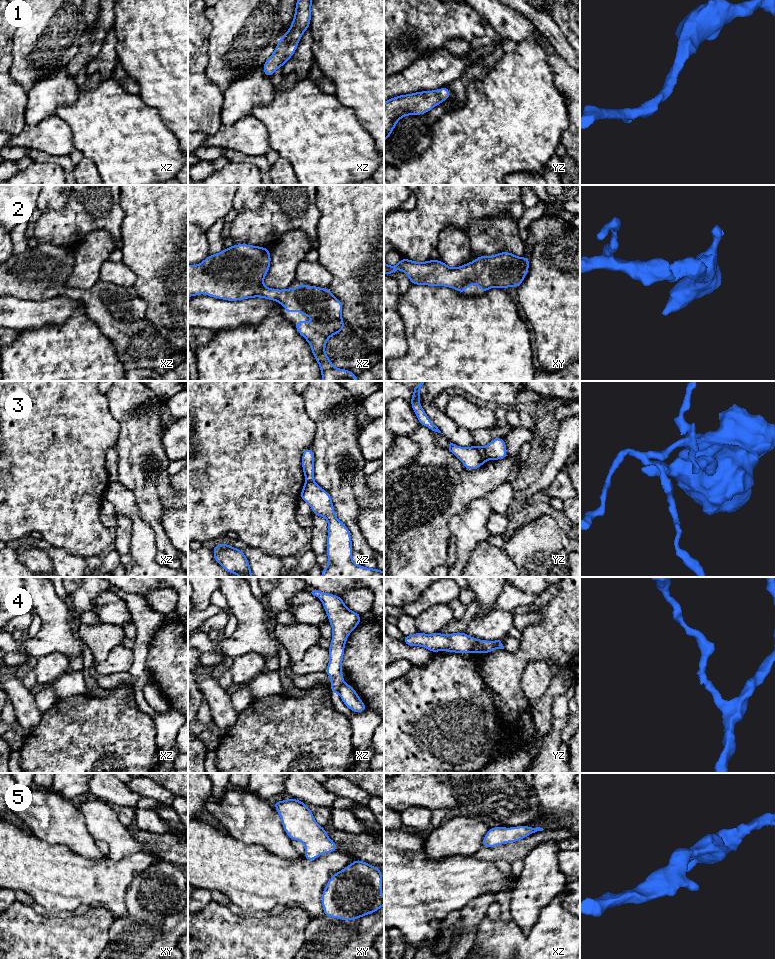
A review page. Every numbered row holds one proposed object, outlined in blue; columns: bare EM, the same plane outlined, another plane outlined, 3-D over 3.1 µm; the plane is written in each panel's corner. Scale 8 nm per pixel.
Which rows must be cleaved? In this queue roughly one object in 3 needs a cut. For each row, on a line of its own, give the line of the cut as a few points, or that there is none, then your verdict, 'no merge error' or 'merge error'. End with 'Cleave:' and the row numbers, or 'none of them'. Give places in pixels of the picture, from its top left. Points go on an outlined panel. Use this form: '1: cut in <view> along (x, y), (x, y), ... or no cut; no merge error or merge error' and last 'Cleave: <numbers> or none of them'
1: no cut; no merge error
2: no cut; no merge error
3: cut in yz along (483, 447), (488, 458); merge error
4: cut in xz along (343, 684), (337, 691); merge error
5: no cut; no merge error
Cleave: 3, 4

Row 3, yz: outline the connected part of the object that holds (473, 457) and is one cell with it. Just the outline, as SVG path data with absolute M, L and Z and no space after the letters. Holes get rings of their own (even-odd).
M450 442L449 451L462 461L466 470L470 471L481 467L488 460L485 448L478 445L463 448Z

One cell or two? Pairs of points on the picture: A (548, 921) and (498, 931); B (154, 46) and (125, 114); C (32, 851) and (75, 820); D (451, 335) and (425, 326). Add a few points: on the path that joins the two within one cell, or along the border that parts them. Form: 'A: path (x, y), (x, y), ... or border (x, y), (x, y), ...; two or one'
A: path (536, 933), (529, 940), (510, 940); one
B: border (138, 94), (146, 104), (156, 109); two
C: border (25, 828), (49, 843), (64, 844), (68, 847); two
D: path (445, 331), (440, 326), (431, 326); one

